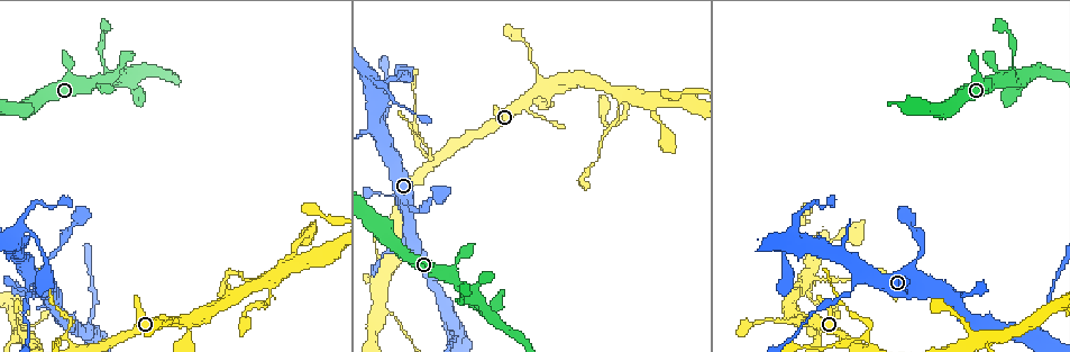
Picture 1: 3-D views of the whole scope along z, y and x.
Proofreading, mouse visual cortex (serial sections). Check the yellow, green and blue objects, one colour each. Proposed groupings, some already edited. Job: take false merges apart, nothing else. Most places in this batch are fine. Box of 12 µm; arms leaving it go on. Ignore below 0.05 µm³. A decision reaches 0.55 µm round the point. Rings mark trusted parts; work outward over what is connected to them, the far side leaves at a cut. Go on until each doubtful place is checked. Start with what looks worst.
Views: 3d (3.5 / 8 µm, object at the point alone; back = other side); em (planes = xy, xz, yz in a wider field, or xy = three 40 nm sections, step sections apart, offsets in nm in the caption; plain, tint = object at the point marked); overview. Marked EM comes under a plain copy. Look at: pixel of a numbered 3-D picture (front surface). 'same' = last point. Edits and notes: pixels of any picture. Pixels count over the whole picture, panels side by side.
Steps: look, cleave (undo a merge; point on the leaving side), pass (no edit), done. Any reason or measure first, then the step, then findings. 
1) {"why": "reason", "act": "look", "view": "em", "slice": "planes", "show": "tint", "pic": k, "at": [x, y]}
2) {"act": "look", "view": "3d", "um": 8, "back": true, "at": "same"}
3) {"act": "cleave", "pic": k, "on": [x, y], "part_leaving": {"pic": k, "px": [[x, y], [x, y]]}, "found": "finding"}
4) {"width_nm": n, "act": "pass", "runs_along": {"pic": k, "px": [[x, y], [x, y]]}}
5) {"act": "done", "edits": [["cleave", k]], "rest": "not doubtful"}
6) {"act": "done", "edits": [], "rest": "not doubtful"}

{"why": "sudden change in width", "act": "look", "view": "3d", "um": 8, "back": true, "pic": 1, "at": [452, 332]}

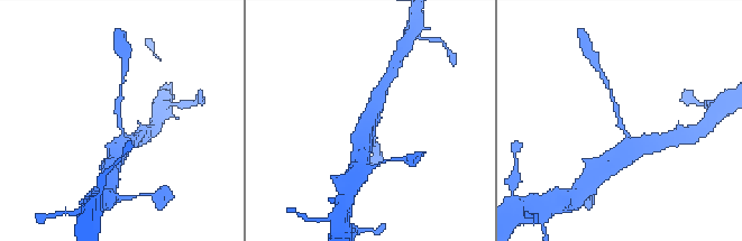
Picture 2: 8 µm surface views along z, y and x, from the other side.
{"act": "look", "view": "em", "slice": "xy", "step": 3, "show": "tint", "pic": 2, "at": [121, 122]}

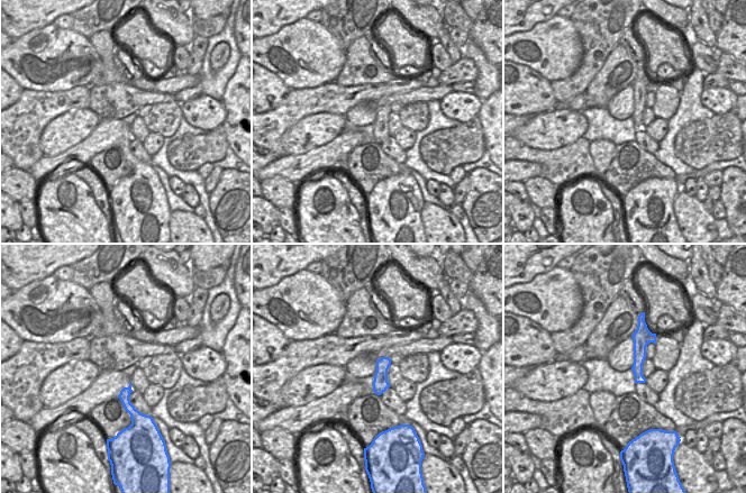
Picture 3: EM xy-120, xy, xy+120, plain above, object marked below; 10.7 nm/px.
{"arm_widths_nm": [150, 500], "act": "pass", "runs_along": {"pic": 2, "px": [[640, 144], [625, 135], [610, 91]]}, "found": "continuous, no second cell"}

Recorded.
{"act": "look", "view": "em", "slice": "planes", "show": "tint", "pic": 1, "at": [64, 339]}

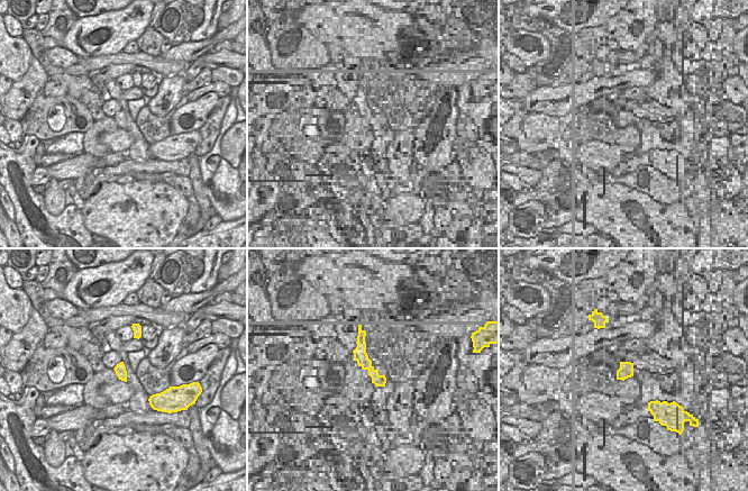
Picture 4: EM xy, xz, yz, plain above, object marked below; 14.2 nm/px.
{"act": "look", "view": "3d", "um": 3.5, "at": "same"}

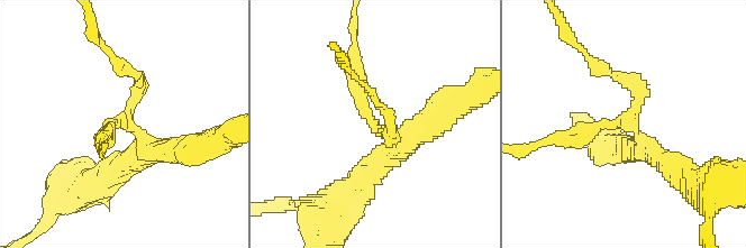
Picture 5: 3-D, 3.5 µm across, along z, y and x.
{"arms": 3, "arm_widths_nm": [200, 200, 350], "act": "pass", "runs_along": {"pic": 5, "px": [[416, 131], [402, 144], [371, 120], [354, 48]]}, "found": "all the same cell"}

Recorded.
{"why": "four arms meet", "act": "look", "view": "3d", "um": 3.5, "pic": 1, "at": [260, 281]}

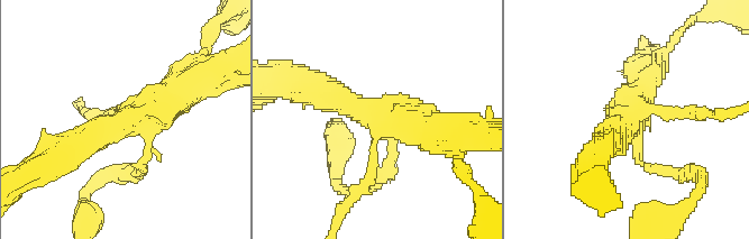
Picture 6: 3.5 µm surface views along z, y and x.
{"arms": 4, "arm_widths_nm": [150, 150, 400, 500], "act": "look", "view": "em", "slice": "xy", "step": 3, "show": "tint", "pic": 6, "at": [376, 113]}

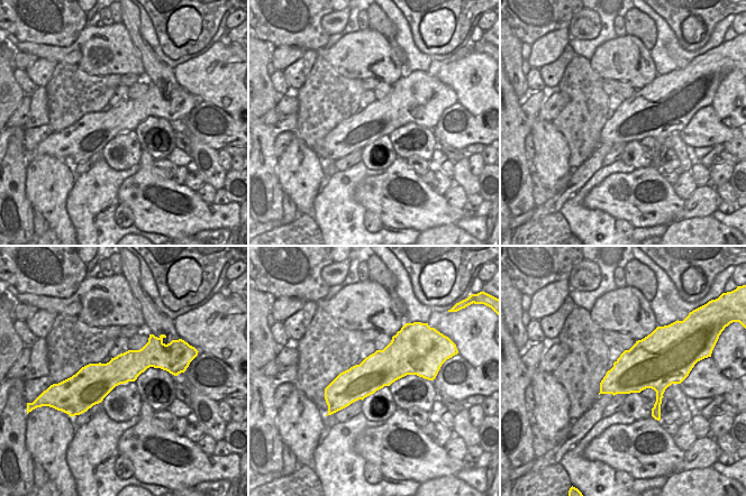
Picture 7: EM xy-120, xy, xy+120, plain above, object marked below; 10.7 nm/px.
{"act": "look", "view": "em", "slice": "planes", "show": "tint", "at": "same"}

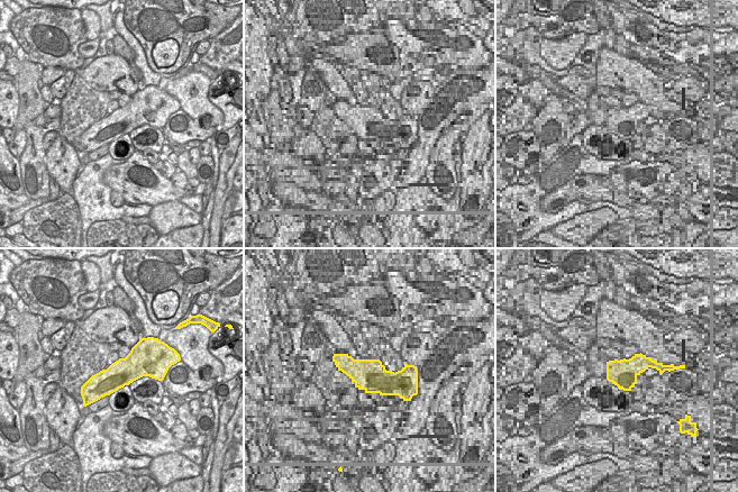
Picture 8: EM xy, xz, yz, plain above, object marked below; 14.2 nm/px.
{"act": "pass", "runs_along": {"pic": 6, "px": [[67, 152], [184, 85]]}, "found": "one cell here"}

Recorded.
{"act": "done", "edits": [], "rest": "not doubtful"}

